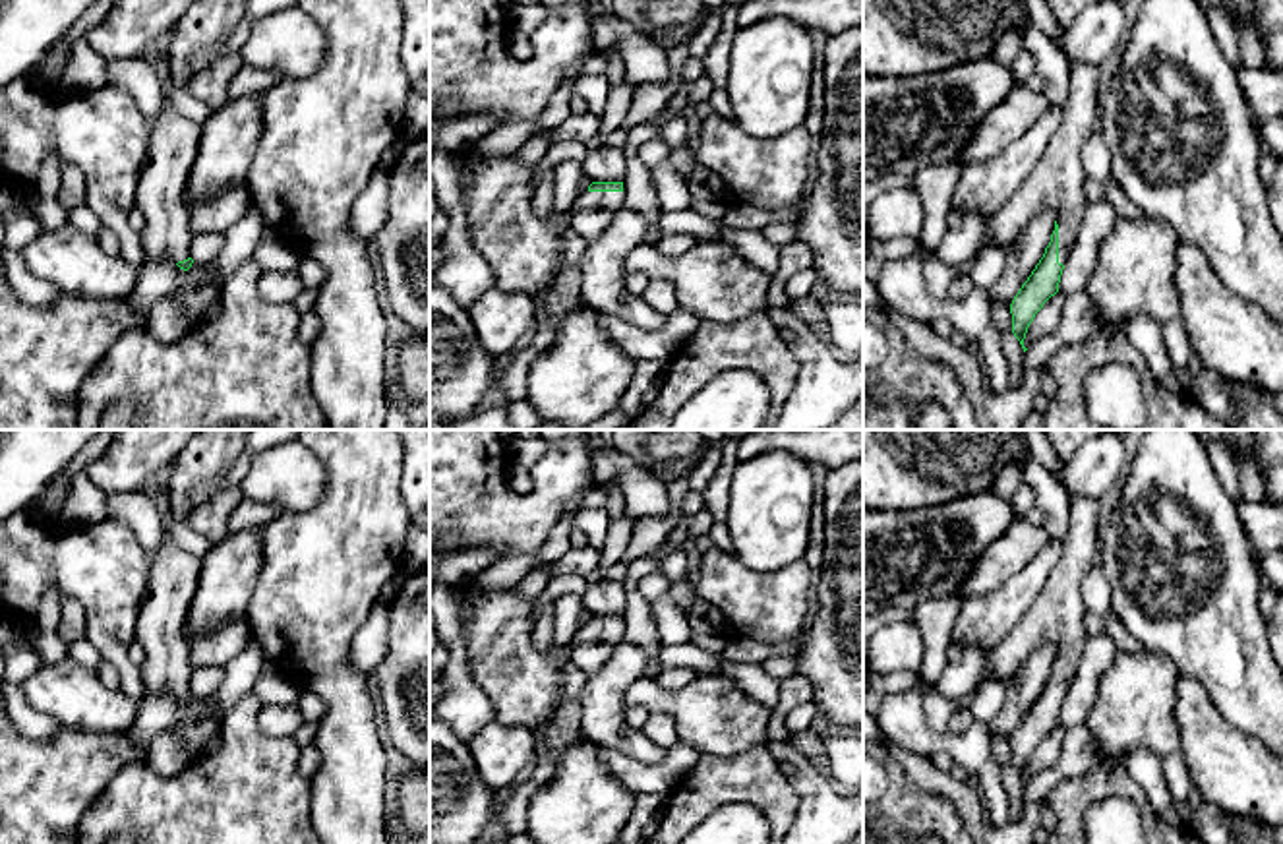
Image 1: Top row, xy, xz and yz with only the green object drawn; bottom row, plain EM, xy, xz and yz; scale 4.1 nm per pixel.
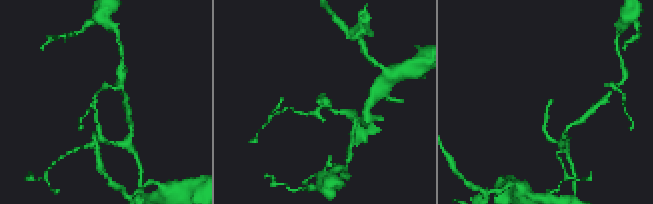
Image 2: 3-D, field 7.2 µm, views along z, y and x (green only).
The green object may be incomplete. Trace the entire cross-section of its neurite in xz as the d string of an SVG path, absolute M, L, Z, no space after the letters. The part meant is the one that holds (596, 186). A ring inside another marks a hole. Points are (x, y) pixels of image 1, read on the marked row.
M592 182L579 194L573 209L619 211L623 207L623 196L623 182Z

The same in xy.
M164 101L141 166L135 207L145 217L141 244L147 256L174 261L188 271L192 230L184 196L197 155L201 126Z

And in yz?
M1070 60L1070 95L1066 106L1062 108L1060 126L1051 137L1049 147L1045 149L1041 161L1022 184L1022 188L987 221L983 248L1002 246L1016 240L1016 236L1026 228L1026 225L1041 211L1051 209L1055 213L1055 230L1051 242L1045 248L1043 257L1022 285L1018 294L1010 304L1012 314L1012 333L1020 341L1024 352L1024 339L1029 323L1043 304L1059 292L1060 275L1064 263L1068 261L1076 240L1080 236L1084 217L1086 217L1086 197L1084 197L1084 180L1088 178L1082 168L1082 145L1099 126L1099 95L1097 95L1097 77L1099 68Z

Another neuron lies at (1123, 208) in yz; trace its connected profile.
M1109 178L1105 182L1105 199L1109 201L1117 219L1122 221L1140 221L1142 211L1138 205L1120 190L1120 186Z

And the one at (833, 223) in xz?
M863 23L828 37L824 58L824 130L815 145L815 186L795 240L811 248L813 269L830 290L863 296Z

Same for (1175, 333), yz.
M1175 317L1163 323L1163 337L1173 360L1173 372L1186 381L1198 364L1184 321L1180 317Z

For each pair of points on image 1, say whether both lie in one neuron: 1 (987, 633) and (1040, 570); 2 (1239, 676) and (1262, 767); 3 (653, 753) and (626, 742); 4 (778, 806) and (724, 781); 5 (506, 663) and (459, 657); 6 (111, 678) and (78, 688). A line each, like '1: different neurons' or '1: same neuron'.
1: same neuron
2: different neurons
3: same neuron
4: same neuron
5: different neurons
6: different neurons

